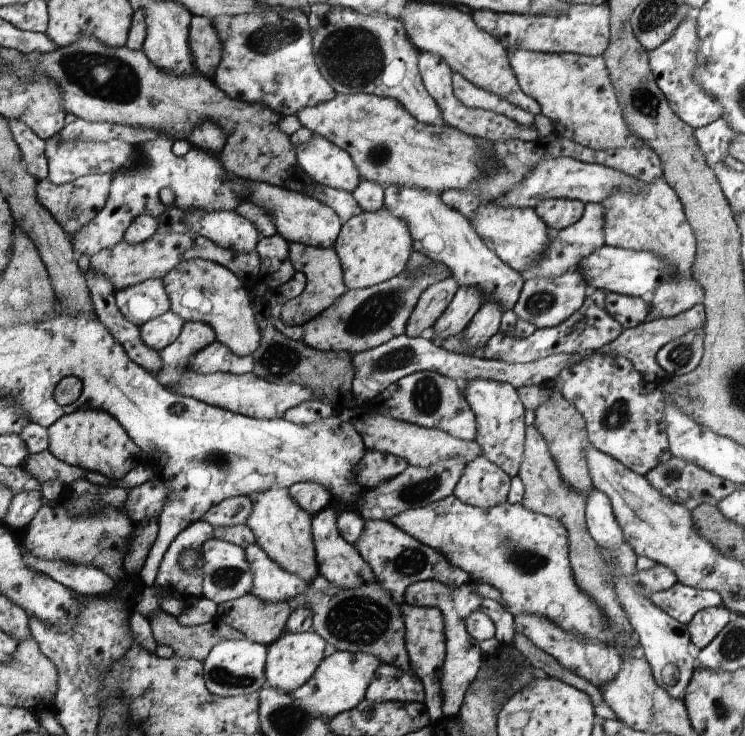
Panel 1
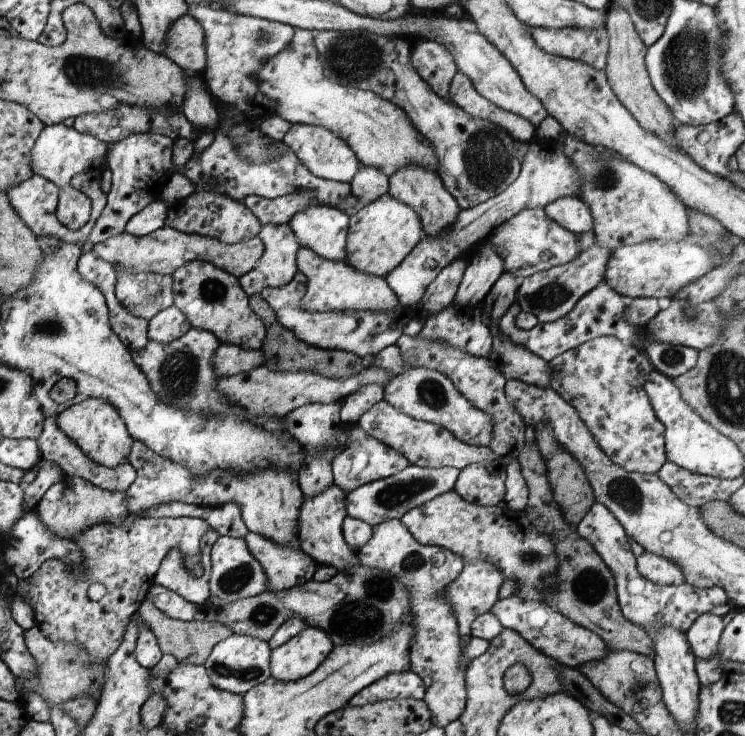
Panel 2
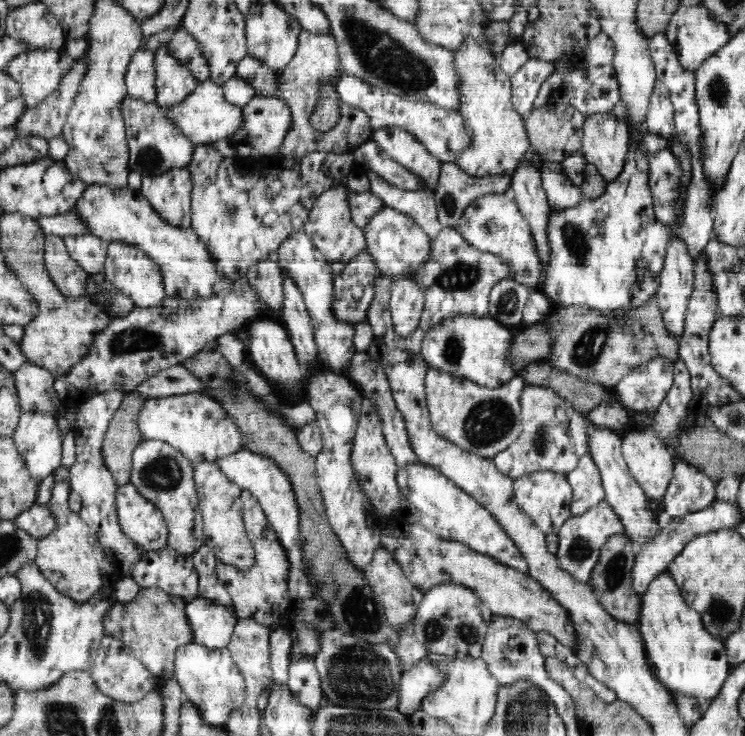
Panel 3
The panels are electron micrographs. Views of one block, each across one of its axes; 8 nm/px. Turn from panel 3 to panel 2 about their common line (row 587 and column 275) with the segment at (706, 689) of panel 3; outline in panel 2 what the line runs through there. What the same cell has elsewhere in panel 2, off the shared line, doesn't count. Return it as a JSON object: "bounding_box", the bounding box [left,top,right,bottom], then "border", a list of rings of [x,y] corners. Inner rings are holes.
{"bounding_box":[270,627,334,682],"border":[[[306,627],[270,652],[270,677],[293,682],[314,672],[334,649],[330,637],[322,629]]]}

